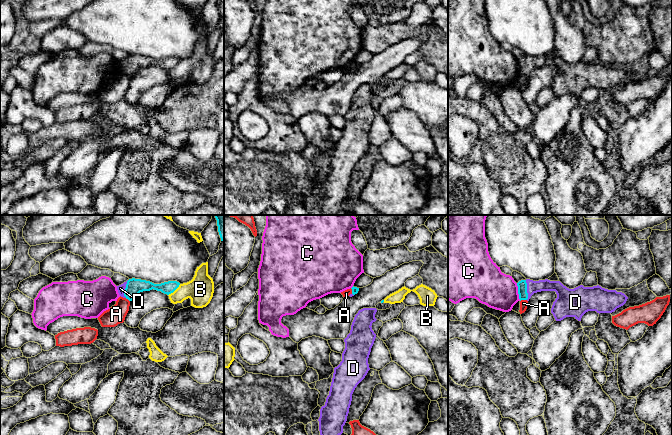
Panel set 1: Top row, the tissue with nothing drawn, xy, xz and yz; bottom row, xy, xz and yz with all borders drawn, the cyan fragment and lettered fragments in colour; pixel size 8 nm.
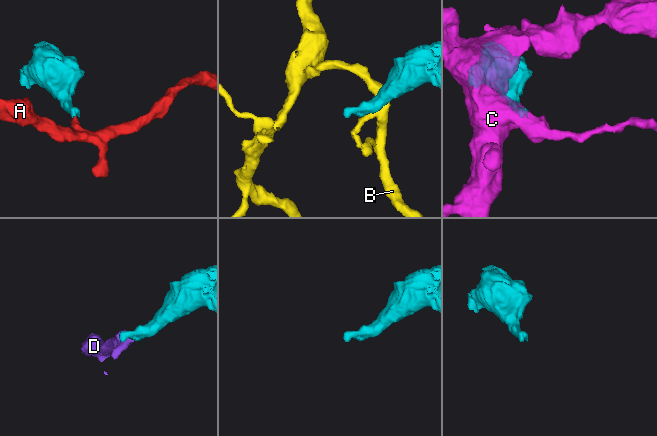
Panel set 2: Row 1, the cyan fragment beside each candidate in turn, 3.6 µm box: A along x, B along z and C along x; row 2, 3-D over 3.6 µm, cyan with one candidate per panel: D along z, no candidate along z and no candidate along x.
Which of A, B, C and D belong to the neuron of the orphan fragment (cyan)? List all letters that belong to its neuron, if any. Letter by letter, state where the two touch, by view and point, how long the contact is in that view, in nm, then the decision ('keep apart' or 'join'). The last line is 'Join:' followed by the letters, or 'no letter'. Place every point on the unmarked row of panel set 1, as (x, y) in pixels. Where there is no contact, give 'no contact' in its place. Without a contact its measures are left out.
A: contact yz (523, 75); length 60 nm; keep apart
B: contact xy (174, 66); length 140 nm; keep apart
C: contact yz (518, 68); length 150 nm; keep apart
D: contact yz (526, 66); length 160 nm; join
Join: D

